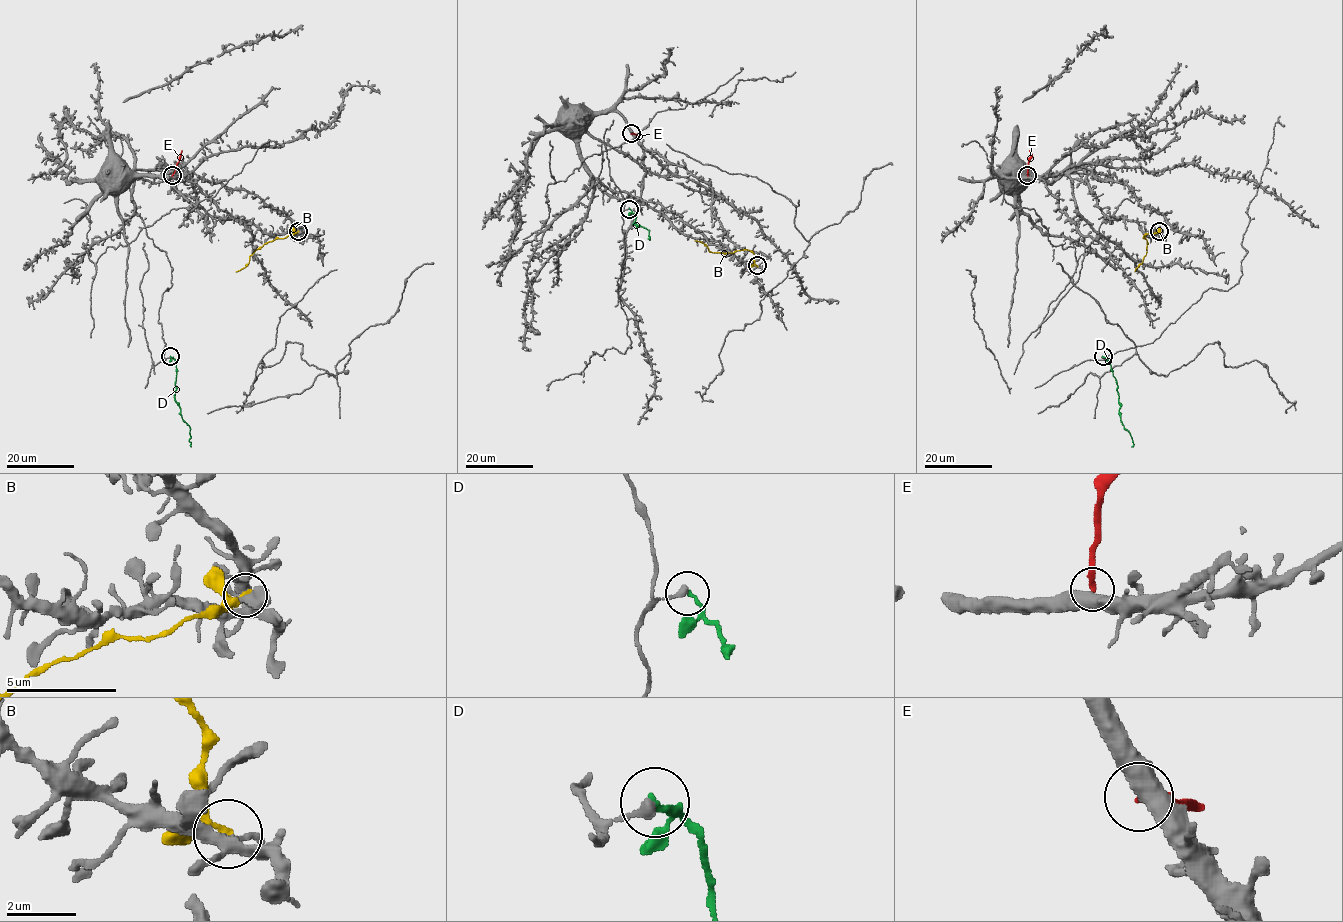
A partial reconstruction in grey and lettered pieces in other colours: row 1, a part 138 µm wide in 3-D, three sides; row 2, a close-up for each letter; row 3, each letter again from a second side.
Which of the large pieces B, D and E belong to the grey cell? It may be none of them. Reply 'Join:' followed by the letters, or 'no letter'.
Join: no letter

